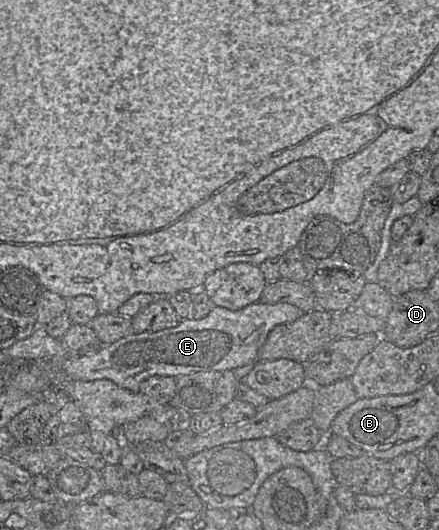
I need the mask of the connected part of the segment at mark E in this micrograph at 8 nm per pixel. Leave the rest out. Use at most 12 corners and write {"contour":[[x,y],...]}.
{"contour":[[258,301],[69,353],[68,380],[139,391],[155,375],[234,370],[303,311]]}

